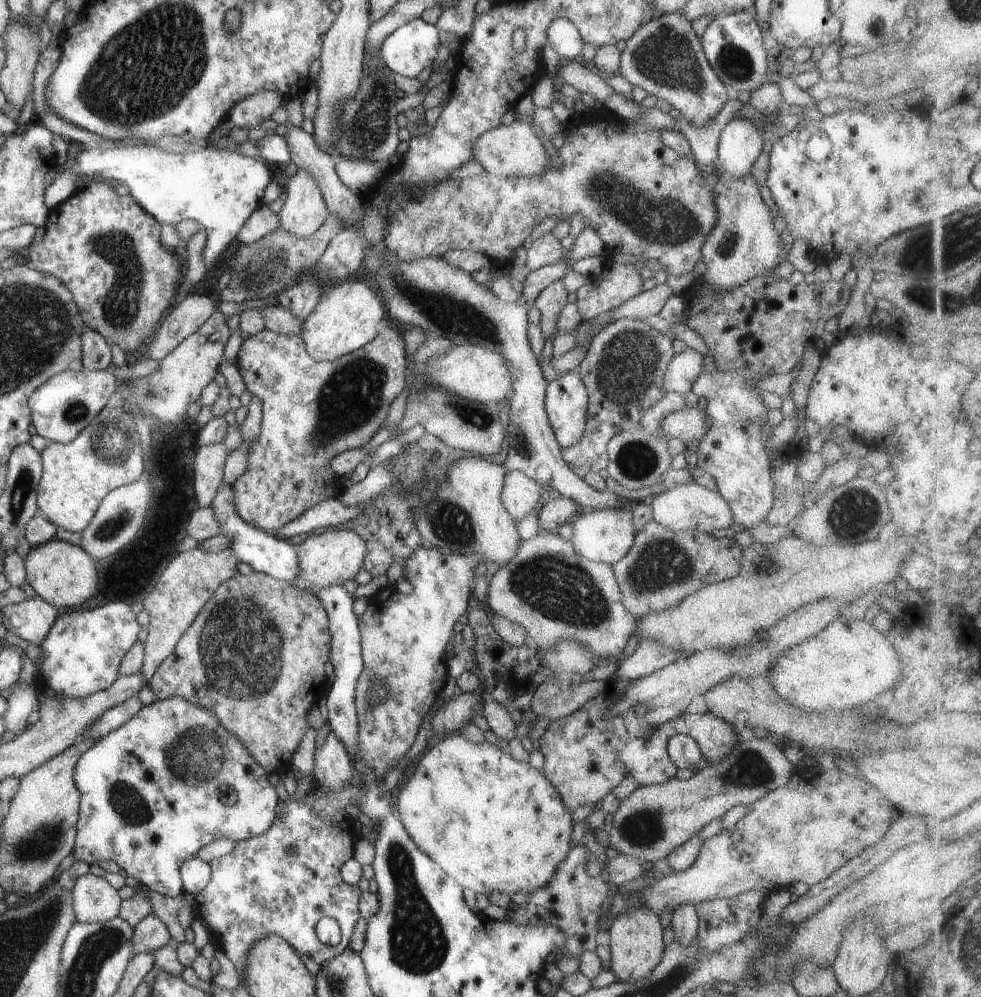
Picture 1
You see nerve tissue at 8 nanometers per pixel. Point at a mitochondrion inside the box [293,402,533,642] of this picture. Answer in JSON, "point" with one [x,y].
{"point":[449,522]}

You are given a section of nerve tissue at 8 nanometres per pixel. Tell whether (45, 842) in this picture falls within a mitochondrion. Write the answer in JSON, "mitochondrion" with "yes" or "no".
{"mitochondrion":"yes"}

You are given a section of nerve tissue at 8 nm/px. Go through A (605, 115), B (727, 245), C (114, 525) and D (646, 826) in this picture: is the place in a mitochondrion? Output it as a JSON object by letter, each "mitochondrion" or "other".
{"A":"other","B":"mitochondrion","C":"mitochondrion","D":"mitochondrion"}

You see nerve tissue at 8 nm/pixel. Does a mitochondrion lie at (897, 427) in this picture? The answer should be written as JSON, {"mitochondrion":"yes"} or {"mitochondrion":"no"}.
{"mitochondrion":"no"}

